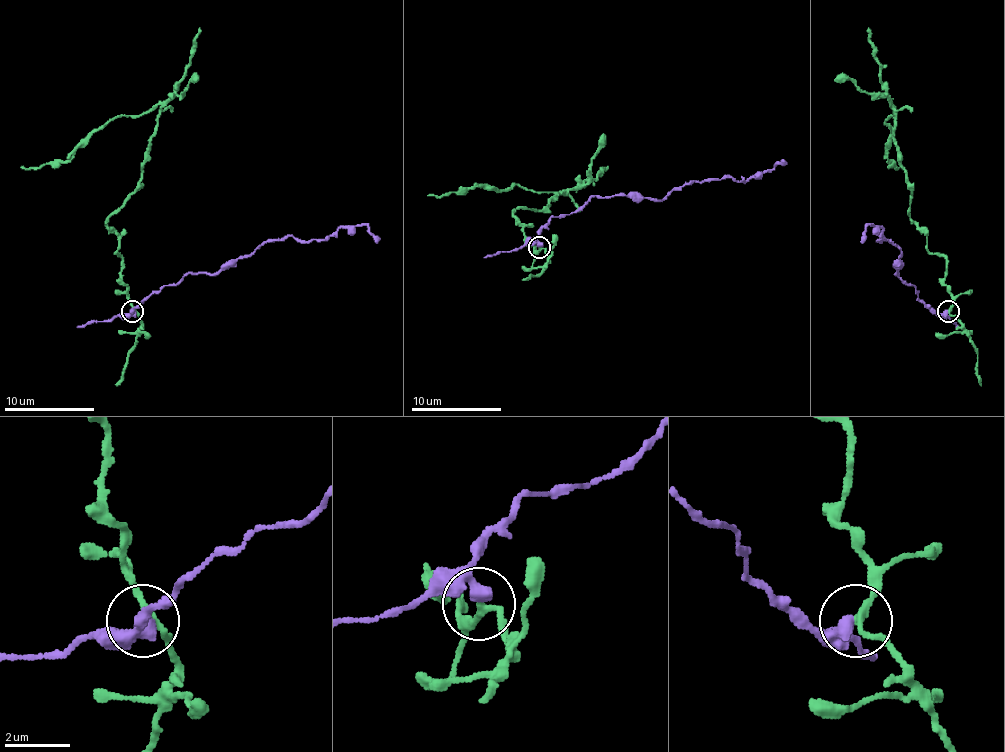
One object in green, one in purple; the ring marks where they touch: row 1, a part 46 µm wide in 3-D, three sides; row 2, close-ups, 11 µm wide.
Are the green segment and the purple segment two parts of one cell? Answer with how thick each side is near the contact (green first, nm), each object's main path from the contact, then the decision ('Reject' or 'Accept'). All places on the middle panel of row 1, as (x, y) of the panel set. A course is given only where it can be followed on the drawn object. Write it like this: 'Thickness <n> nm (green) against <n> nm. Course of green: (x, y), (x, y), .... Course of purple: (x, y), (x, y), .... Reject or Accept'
Thickness 200 nm (green) against 460 nm. Course of green: (538, 246), (527, 244), (514, 210), (541, 210), (559, 192), (565, 195), (514, 183), (428, 195). Course of purple: (538, 246), (538, 233), (552, 217), (577, 213), (595, 197), (662, 199), (696, 181), (748, 179), (784, 159). Reject

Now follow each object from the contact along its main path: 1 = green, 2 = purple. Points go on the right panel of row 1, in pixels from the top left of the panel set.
1: (947, 312), (945, 258), (927, 249), (911, 219), (893, 107), (884, 123), (896, 165)
2: (947, 312), (934, 314), (896, 273), (900, 251), (882, 235), (878, 240), (880, 228), (869, 224), (860, 242)

